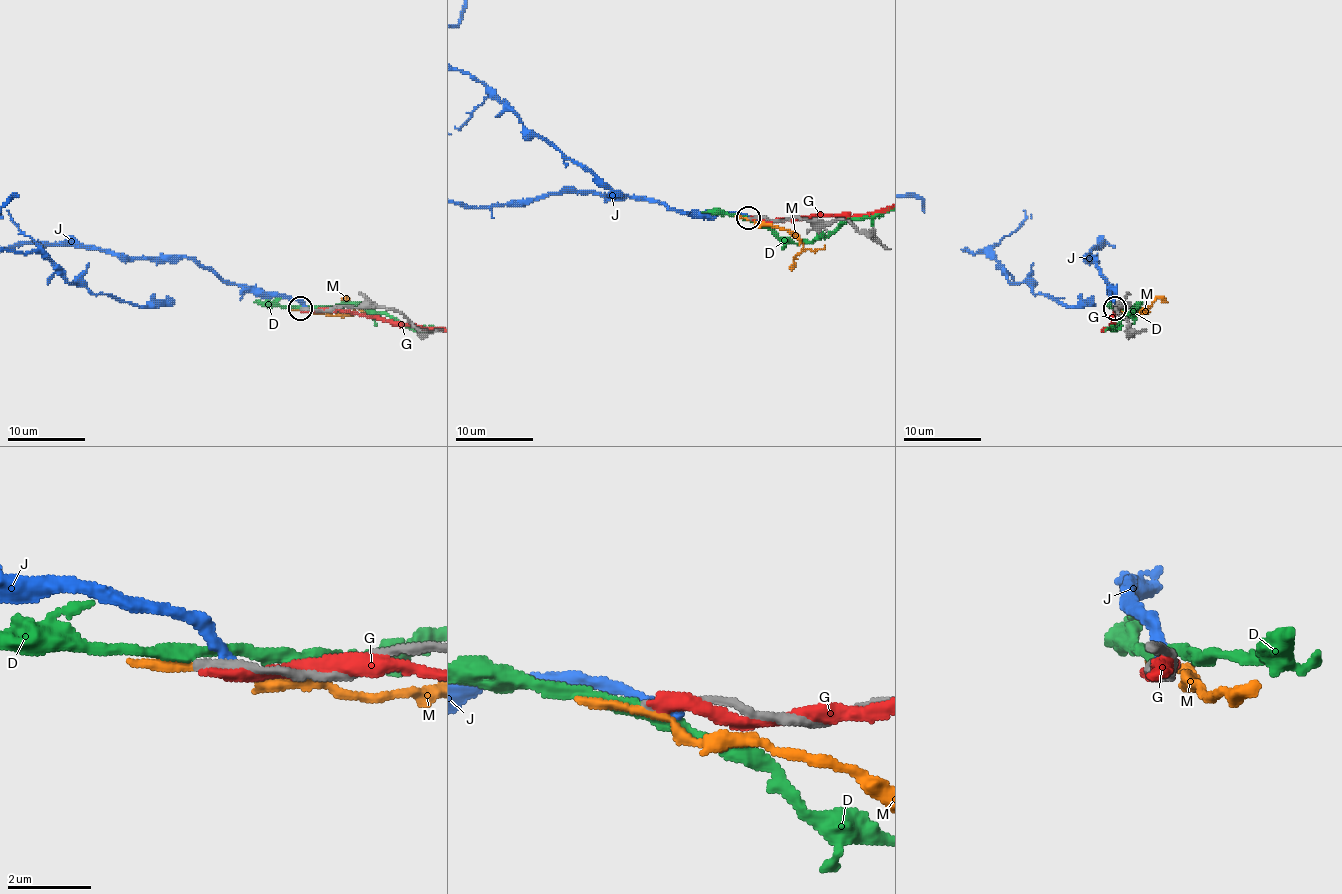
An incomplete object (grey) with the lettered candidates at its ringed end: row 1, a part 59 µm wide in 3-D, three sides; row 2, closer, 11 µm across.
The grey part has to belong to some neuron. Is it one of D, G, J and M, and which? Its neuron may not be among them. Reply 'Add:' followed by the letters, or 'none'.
Add: none

